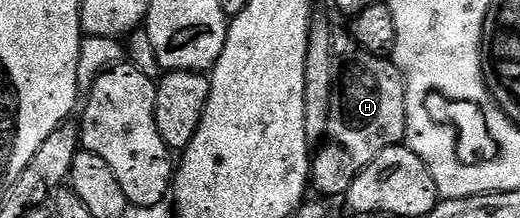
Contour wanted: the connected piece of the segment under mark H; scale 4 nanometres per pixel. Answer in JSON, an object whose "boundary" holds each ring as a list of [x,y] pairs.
{"boundary":[[[335,34],[332,49],[332,113],[328,117],[326,140],[317,148],[310,164],[310,182],[313,190],[318,190],[322,195],[342,197],[352,185],[352,181],[356,181],[356,177],[360,177],[365,167],[372,165],[372,161],[376,161],[376,157],[380,157],[384,149],[397,147],[405,140],[406,82],[402,80],[402,74],[394,62],[360,49],[349,34]]]}

